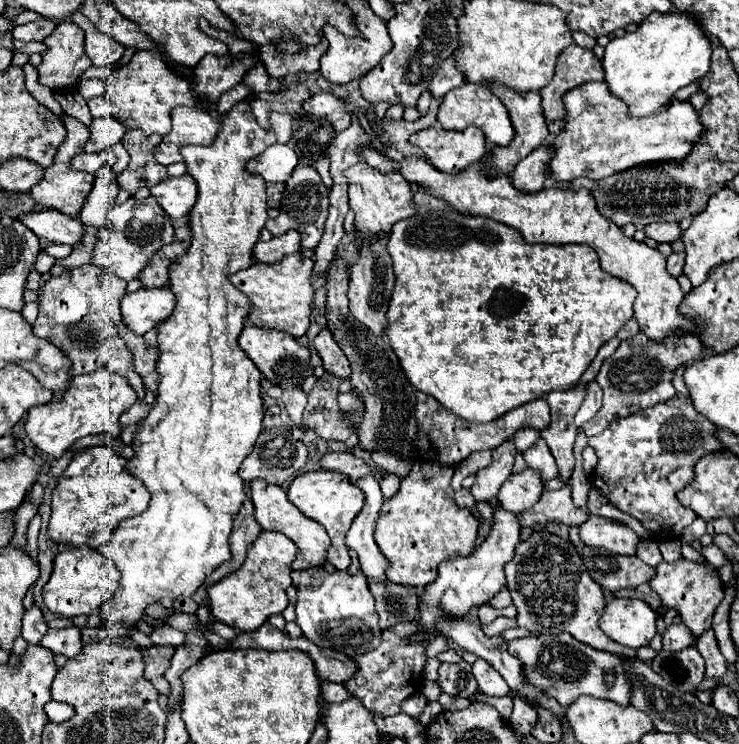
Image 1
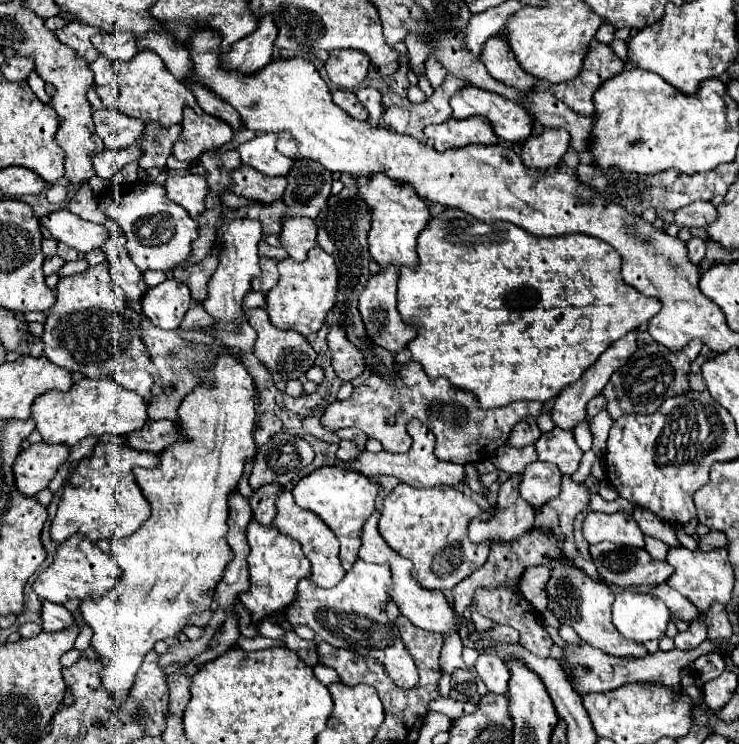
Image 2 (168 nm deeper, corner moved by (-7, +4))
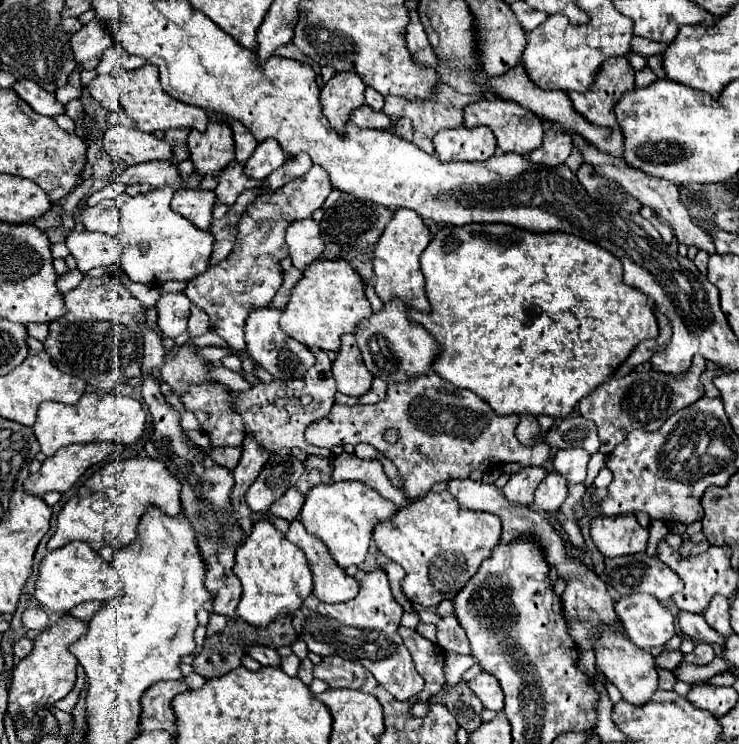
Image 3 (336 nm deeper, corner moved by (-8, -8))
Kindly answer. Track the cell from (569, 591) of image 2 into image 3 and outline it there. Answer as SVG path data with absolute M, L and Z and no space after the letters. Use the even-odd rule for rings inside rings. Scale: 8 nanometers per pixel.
M604 628L604 636L600 636L596 646L600 646L600 648L594 648L596 666L620 690L622 698L630 704L646 704L658 688L658 672L654 666L654 656L646 650L636 648L628 640L628 636L618 634L618 632L608 632L608 628Z

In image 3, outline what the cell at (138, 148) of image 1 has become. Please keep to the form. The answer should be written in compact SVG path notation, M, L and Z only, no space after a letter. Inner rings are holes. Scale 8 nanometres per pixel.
M172 128L166 132L154 132L156 138L162 138L174 146L174 152L176 152L176 160L172 160L174 164L180 164L182 160L188 158L188 146L186 146L188 132L190 132L188 128Z

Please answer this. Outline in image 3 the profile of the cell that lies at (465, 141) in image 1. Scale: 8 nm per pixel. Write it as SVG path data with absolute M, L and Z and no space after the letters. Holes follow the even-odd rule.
M480 126L474 130L456 128L440 130L434 136L436 154L442 162L464 160L464 162L484 162L496 152L496 138L490 128Z

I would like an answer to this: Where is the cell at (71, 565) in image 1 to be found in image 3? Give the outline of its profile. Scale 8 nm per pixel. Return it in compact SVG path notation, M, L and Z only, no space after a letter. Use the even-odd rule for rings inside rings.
M70 542L60 550L48 552L40 562L40 574L36 580L34 598L38 600L38 604L58 614L66 614L76 604L86 600L110 600L112 592L106 586L108 570L110 570L110 564L102 560L90 548L88 542Z

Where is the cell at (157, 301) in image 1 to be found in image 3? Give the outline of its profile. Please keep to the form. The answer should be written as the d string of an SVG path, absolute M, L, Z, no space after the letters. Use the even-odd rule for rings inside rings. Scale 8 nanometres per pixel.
M162 294L156 304L158 312L158 326L162 328L164 336L176 338L186 332L188 316L190 316L190 298L186 294Z

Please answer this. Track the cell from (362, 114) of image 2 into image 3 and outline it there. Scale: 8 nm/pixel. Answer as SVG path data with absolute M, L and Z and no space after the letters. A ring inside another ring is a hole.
M368 104L356 108L356 112L352 114L352 122L360 128L380 128L380 130L388 130L392 126L390 118L384 112L376 112L372 110Z

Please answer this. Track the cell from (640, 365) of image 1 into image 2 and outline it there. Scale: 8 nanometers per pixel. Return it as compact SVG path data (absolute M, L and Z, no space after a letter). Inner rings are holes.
M691 340L683 350L671 352L663 348L659 342L641 346L625 366L621 366L609 380L609 384L603 388L603 394L607 398L607 412L613 420L625 414L651 414L655 412L667 398L679 396L689 390L687 386L687 374L691 362L699 356L703 348L701 340Z

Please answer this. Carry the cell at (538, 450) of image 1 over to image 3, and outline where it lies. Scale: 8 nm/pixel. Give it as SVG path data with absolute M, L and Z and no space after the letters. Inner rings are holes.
M568 448L568 450L556 452L554 468L568 482L584 482L588 460L590 460L590 454L584 452L582 448Z

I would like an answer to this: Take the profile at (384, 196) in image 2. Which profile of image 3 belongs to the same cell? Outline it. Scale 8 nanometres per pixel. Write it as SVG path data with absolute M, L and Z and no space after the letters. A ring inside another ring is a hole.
M396 210L394 218L386 226L382 238L376 244L376 258L374 258L374 272L376 272L376 294L378 298L388 304L390 300L398 298L406 304L406 308L414 308L420 312L430 312L430 304L424 290L424 276L420 272L420 254L430 244L430 230L422 222L420 216L412 210Z

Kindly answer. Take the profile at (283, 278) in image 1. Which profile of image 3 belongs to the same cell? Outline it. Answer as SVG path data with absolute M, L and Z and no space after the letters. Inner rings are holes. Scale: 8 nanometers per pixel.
M316 260L308 270L304 270L304 278L292 290L290 302L282 310L280 326L288 336L296 338L310 350L320 348L338 352L340 336L356 332L358 324L372 316L364 288L360 274L346 260Z

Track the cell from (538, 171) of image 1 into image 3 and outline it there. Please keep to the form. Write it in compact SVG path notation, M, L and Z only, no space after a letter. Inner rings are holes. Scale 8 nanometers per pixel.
M548 128L544 132L542 146L530 154L530 160L536 164L558 166L570 156L570 152L572 152L572 136L566 130Z

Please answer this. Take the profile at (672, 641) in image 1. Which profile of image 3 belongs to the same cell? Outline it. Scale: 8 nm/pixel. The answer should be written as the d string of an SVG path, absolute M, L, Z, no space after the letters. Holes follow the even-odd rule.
M698 642L696 648L684 656L684 660L692 662L692 664L710 664L714 660L714 648L706 642Z

